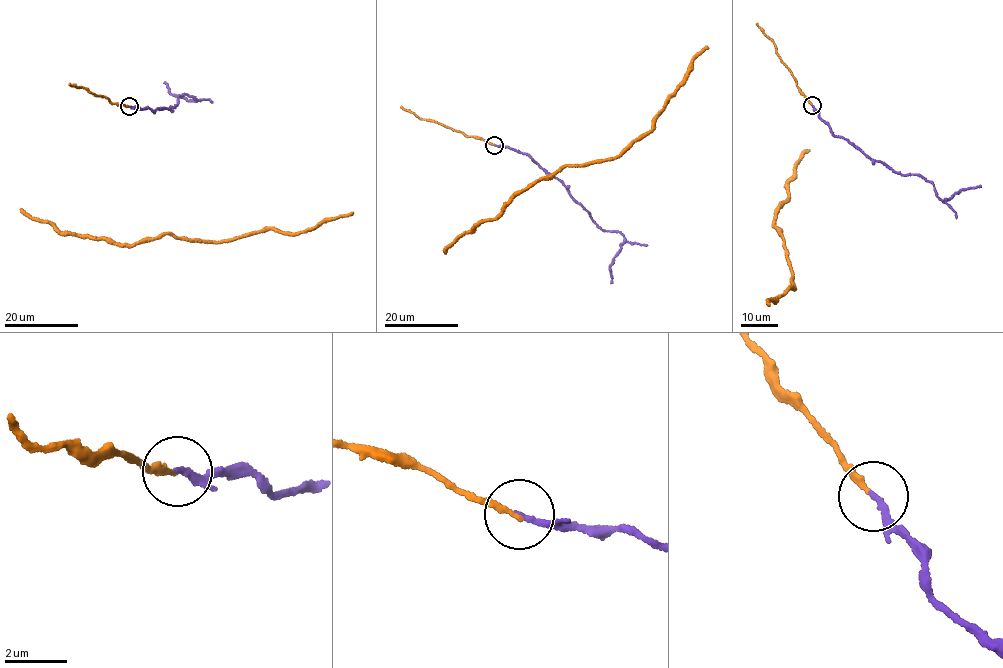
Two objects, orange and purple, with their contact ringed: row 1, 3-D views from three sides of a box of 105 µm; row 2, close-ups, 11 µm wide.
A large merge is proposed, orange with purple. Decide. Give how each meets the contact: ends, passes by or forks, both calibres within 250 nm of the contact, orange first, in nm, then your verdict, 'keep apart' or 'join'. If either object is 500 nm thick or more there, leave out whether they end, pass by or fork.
orange ends; purple ends; calibres 190 and 200 nm; join

